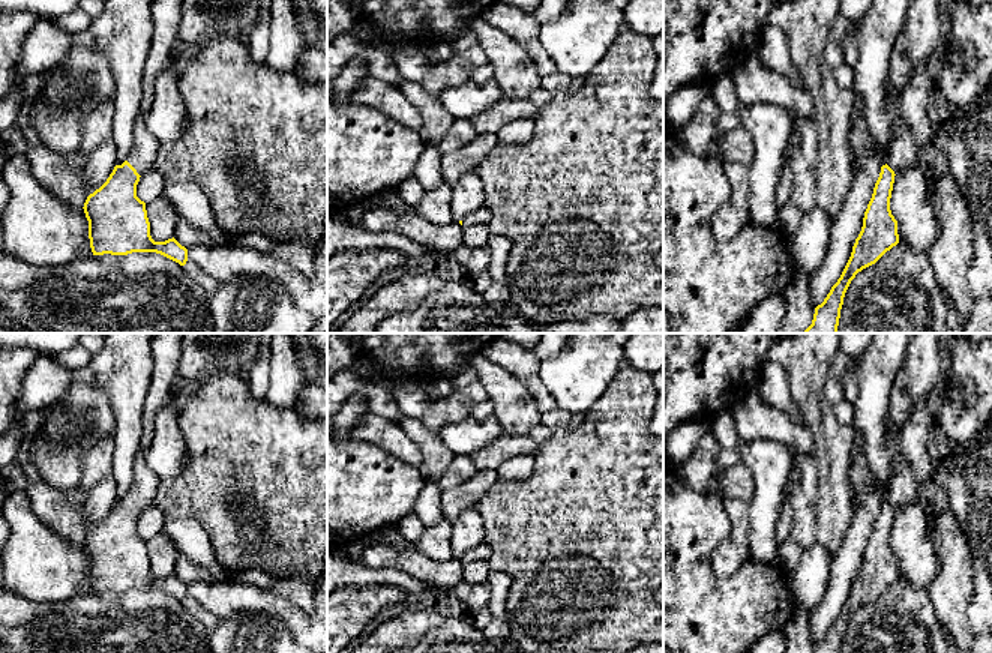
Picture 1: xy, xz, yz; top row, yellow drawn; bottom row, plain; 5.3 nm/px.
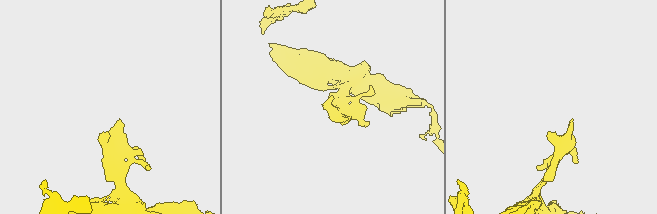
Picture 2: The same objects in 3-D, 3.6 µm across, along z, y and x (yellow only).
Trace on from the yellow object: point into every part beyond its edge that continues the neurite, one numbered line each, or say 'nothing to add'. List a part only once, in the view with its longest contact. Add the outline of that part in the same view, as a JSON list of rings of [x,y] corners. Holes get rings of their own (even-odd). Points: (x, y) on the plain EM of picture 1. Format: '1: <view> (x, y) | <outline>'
1: xy (141, 494) | [[[150,444],[144,450],[140,450],[135,456],[134,482],[131,491],[128,492],[128,498],[140,512],[155,503],[156,488],[161,482],[161,477],[155,474],[146,462],[146,452],[149,447]]]

